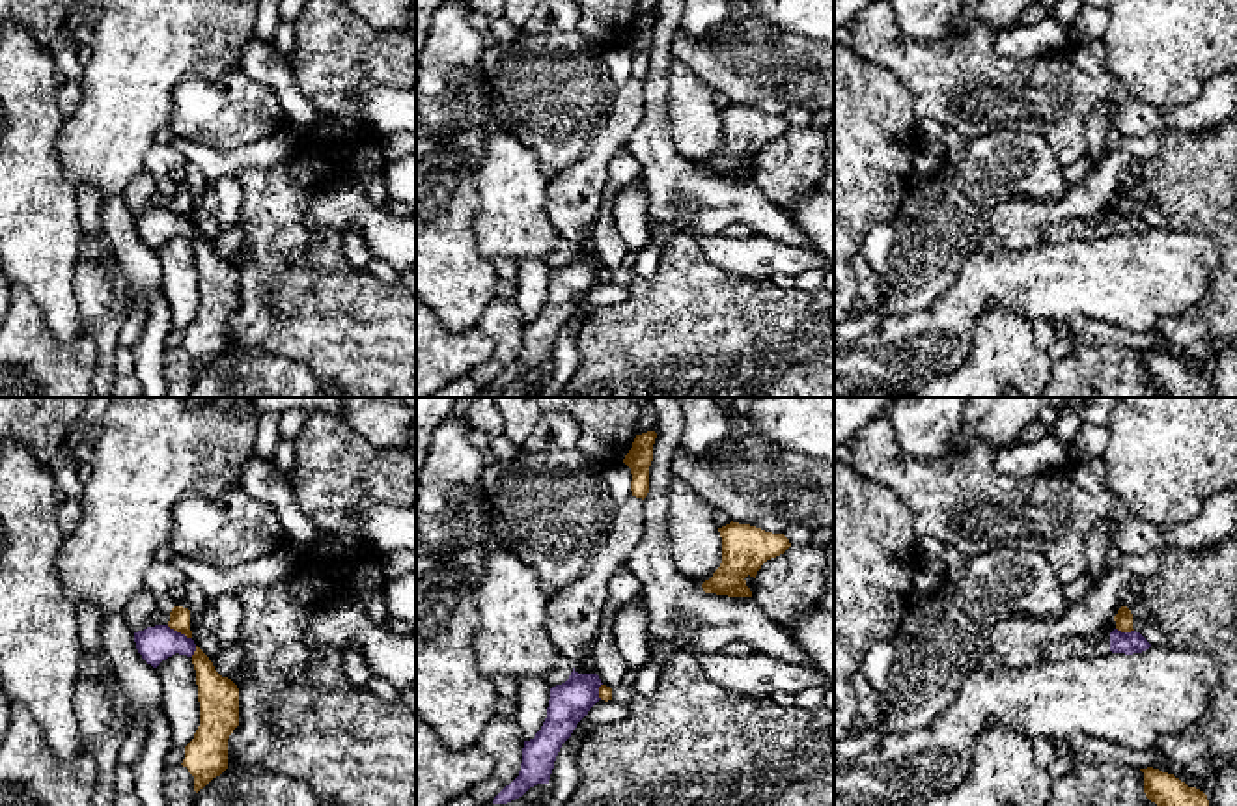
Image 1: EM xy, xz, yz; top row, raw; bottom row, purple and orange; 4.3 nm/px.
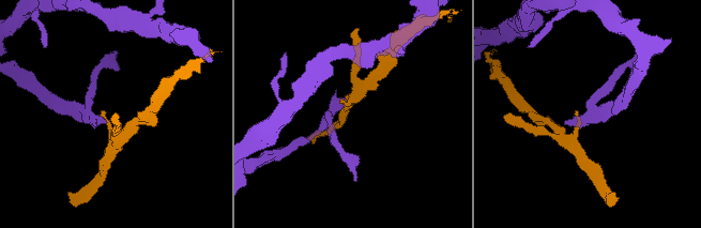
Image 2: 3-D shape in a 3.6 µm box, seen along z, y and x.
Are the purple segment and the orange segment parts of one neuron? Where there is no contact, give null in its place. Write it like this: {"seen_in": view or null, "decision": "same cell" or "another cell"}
{"seen_in": "xy", "decision": "another cell"}

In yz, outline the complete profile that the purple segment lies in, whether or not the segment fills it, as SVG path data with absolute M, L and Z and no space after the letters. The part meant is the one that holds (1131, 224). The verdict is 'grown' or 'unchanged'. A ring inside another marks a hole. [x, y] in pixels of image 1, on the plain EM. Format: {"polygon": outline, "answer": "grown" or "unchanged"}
{"polygon": "M1114 211L1105 218L1097 228L1088 226L1082 218L1067 218L1058 224L1052 224L1045 231L1045 239L1054 244L1063 244L1075 239L1090 241L1090 239L1106 239L1110 235L1142 235L1149 231L1151 226L1136 213L1121 215Z", "answer": "grown"}

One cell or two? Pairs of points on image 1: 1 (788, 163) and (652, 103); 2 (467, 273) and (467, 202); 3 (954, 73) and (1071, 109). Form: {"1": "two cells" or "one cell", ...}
{"1": "two cells", "2": "one cell", "3": "one cell"}

